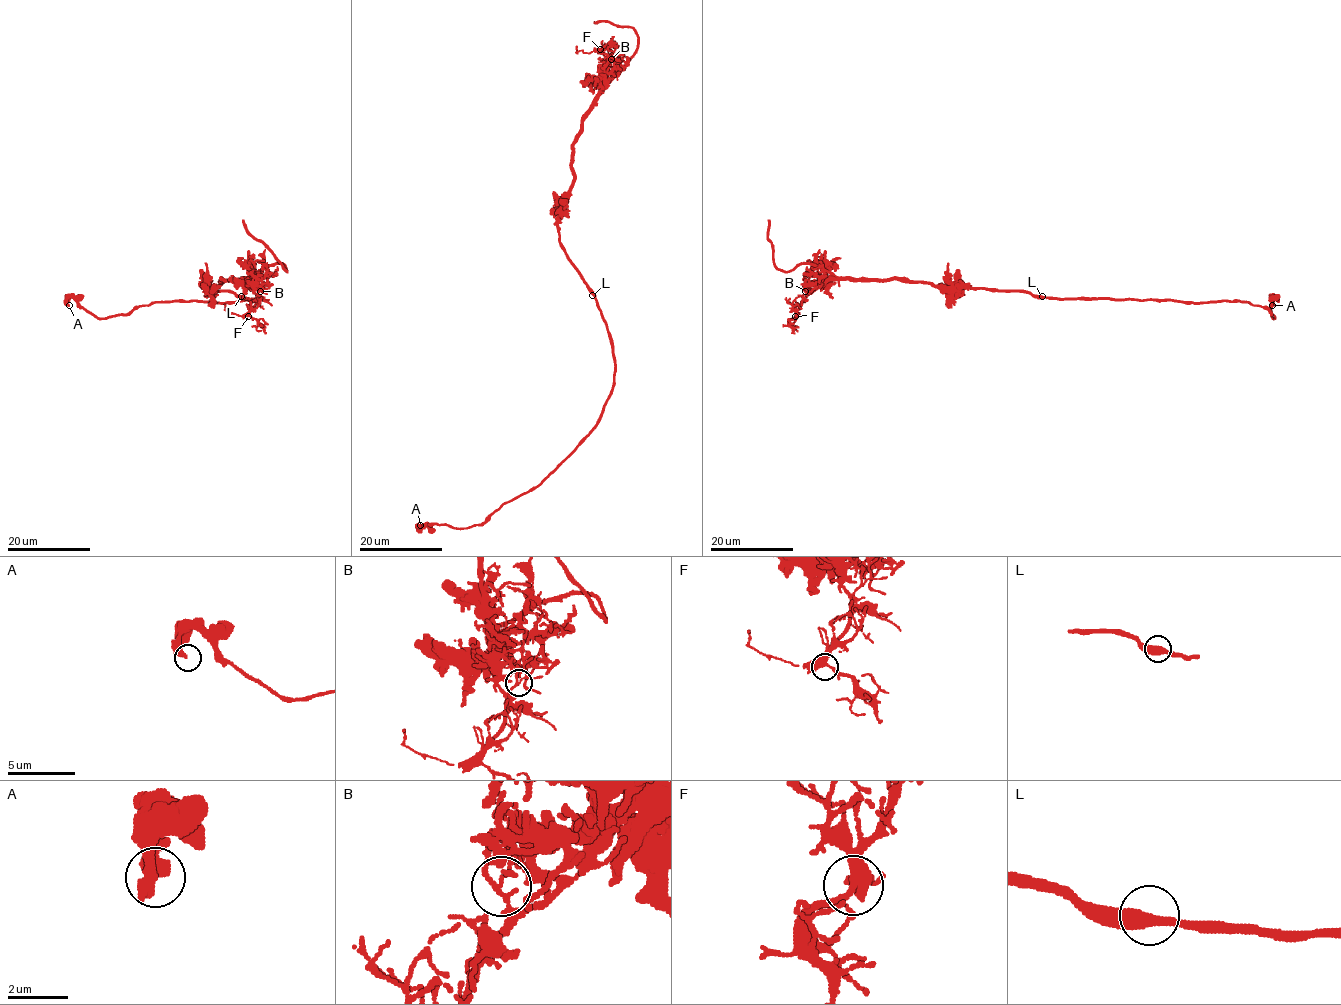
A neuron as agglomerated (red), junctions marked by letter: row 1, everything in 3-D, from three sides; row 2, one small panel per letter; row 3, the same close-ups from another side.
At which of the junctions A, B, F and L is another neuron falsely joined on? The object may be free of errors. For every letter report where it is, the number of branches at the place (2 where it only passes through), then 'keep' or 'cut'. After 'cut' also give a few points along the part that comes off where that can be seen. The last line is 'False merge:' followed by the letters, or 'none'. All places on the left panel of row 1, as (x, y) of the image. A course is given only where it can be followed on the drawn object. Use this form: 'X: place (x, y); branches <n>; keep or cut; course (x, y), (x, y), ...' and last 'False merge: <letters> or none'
A: place (69, 305); branches 1; keep
B: place (260, 291); branches 4; cut; course (260, 291), (256, 303), (242, 316), (228, 312), (225, 305)
F: place (248, 316); branches 3; keep
L: place (241, 296); branches 2; keep
False merge: B

